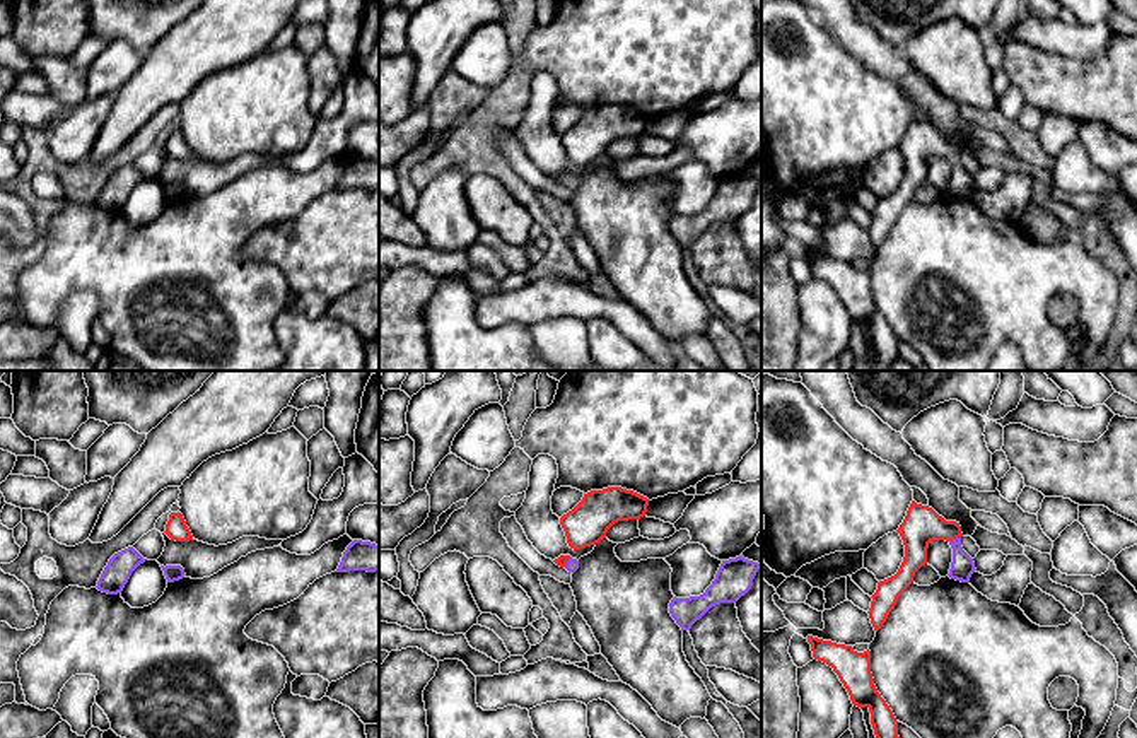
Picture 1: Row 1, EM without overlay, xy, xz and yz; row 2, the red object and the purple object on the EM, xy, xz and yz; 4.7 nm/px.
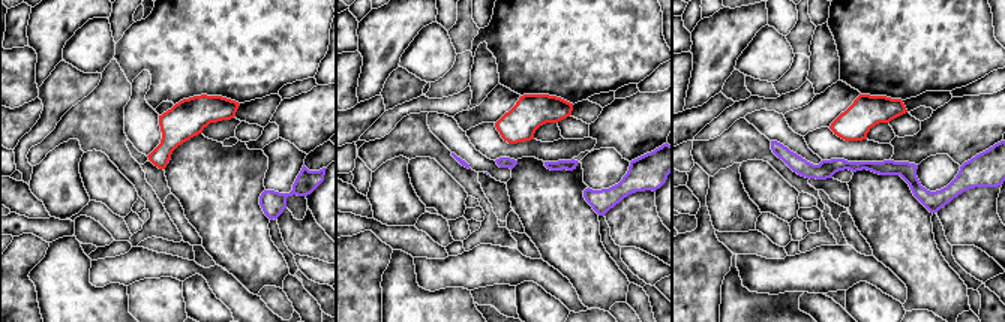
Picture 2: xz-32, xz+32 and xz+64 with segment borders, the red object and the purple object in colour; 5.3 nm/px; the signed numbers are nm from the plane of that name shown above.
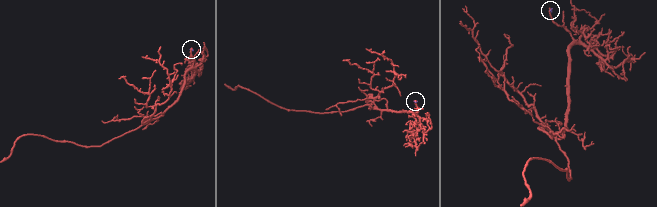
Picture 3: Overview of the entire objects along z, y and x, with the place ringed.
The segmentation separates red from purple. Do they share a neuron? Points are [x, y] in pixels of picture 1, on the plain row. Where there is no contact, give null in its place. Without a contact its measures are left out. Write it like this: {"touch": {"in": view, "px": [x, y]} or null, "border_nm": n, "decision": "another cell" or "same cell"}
{"touch": {"in": "yz", "px": [955, 156]}, "border_nm": 60, "decision": "another cell"}

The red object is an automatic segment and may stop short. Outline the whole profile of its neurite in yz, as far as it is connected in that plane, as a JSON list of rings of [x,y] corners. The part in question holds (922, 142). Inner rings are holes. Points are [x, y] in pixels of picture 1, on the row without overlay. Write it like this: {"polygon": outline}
{"polygon": [[[912,118],[907,133],[896,147],[905,162],[905,174],[898,190],[878,200],[871,214],[869,236],[878,249],[896,222],[900,212],[913,200],[915,190],[927,181],[927,166],[934,157],[953,159],[961,155],[961,144],[956,138],[946,138],[932,125]]]}

